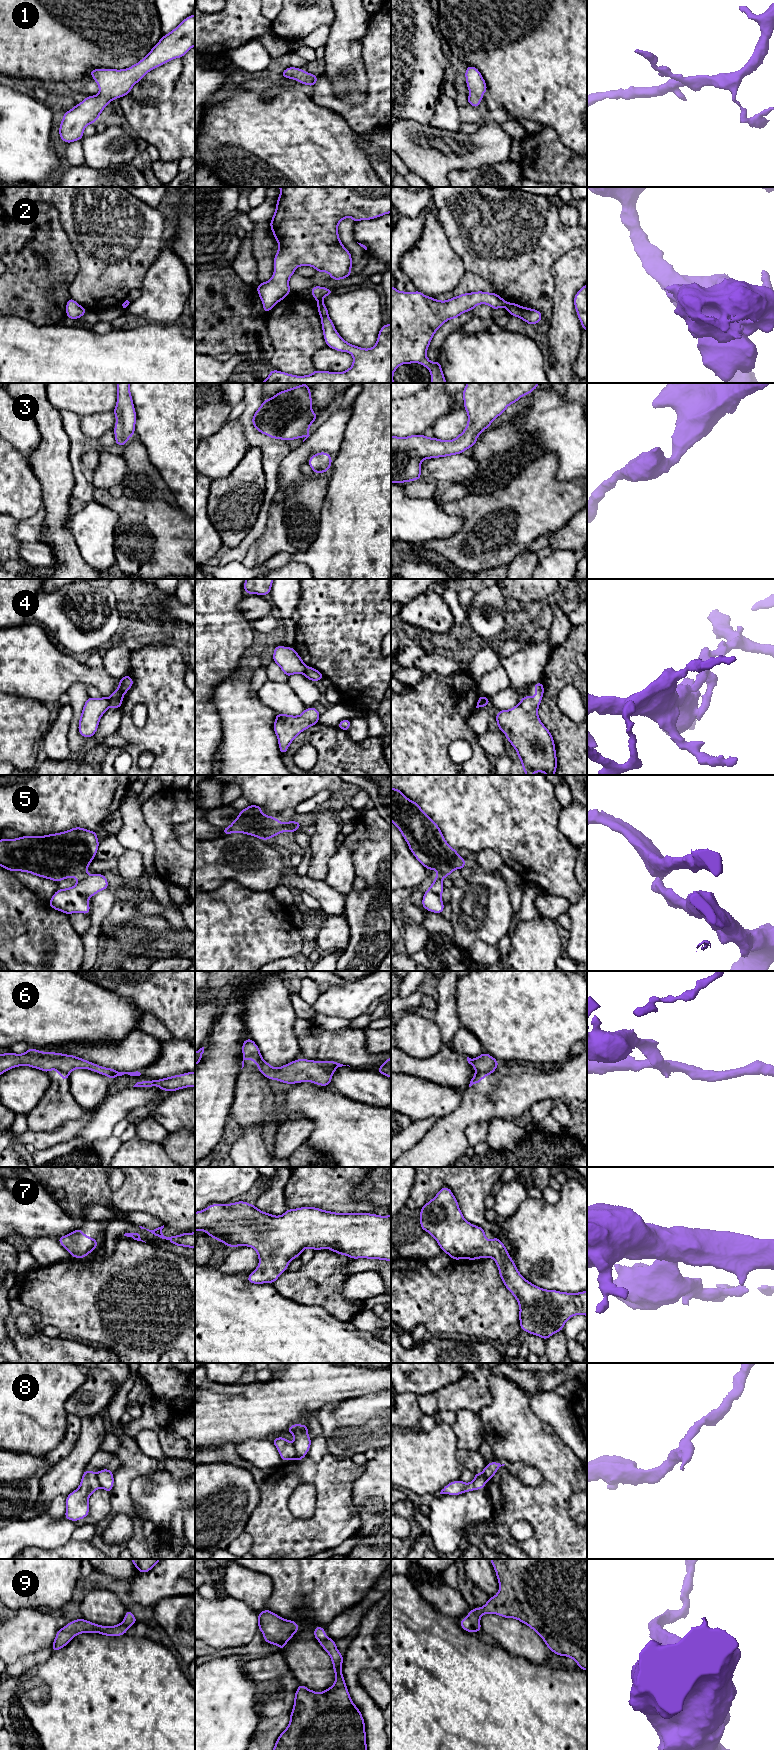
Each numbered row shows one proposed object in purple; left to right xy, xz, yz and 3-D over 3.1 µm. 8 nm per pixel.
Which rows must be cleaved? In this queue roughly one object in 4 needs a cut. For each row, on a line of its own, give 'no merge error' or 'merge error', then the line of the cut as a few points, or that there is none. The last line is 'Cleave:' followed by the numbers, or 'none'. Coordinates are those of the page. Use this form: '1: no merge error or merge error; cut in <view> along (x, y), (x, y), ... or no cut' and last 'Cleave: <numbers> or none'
1: no merge error; no cut
2: merge error; cut in xz along (319, 301), (322, 302)
3: no merge error; no cut
4: merge error; cut in xy along (108, 698), (109, 706)
5: merge error; cut in xz along (279, 822), (286, 831)
6: no merge error; no cut
7: no merge error; no cut
8: merge error; cut in xz along (291, 1444), (292, 1458)
9: no merge error; no cut
Cleave: 2, 4, 5, 8

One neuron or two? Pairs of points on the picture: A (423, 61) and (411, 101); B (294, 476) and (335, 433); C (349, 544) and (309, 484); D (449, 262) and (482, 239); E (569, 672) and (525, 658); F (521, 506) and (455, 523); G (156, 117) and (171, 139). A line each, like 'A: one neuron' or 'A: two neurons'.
A: one neuron
B: one neuron
C: two neurons
D: two neurons
E: two neurons
F: two neurons
G: one neuron

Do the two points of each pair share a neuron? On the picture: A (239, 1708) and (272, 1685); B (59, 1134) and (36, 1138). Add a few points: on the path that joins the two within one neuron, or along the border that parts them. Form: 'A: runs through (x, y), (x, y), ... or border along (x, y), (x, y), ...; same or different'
A: border along (258, 1699), (260, 1703), (258, 1723); different
B: runs through (53, 1137), (42, 1138); same

